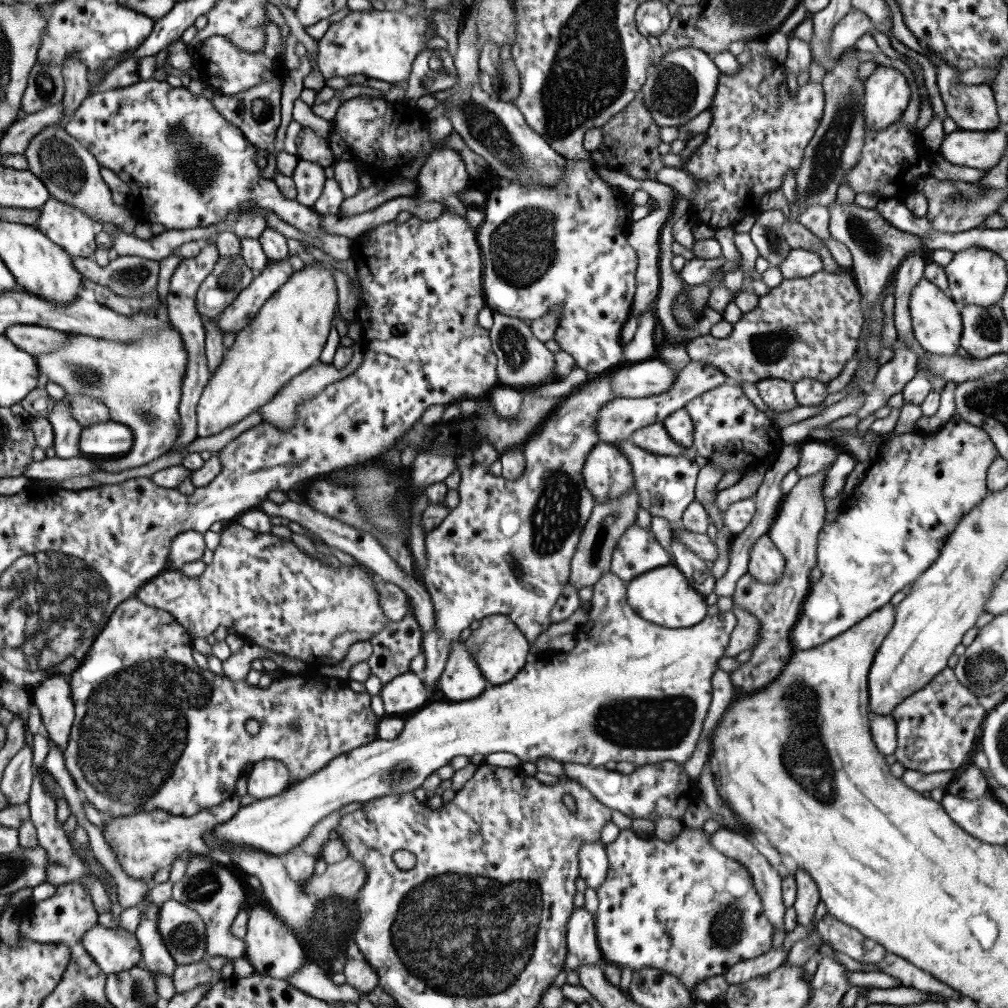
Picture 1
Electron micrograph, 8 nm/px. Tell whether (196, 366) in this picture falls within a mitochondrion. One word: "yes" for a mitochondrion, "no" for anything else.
no

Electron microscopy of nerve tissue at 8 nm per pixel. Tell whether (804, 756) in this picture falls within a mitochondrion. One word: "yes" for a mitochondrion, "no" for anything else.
yes

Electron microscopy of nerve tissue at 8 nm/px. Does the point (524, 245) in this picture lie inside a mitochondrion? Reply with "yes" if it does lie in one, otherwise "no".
yes

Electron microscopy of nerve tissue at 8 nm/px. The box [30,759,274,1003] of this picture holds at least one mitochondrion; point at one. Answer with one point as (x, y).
(199, 886)

